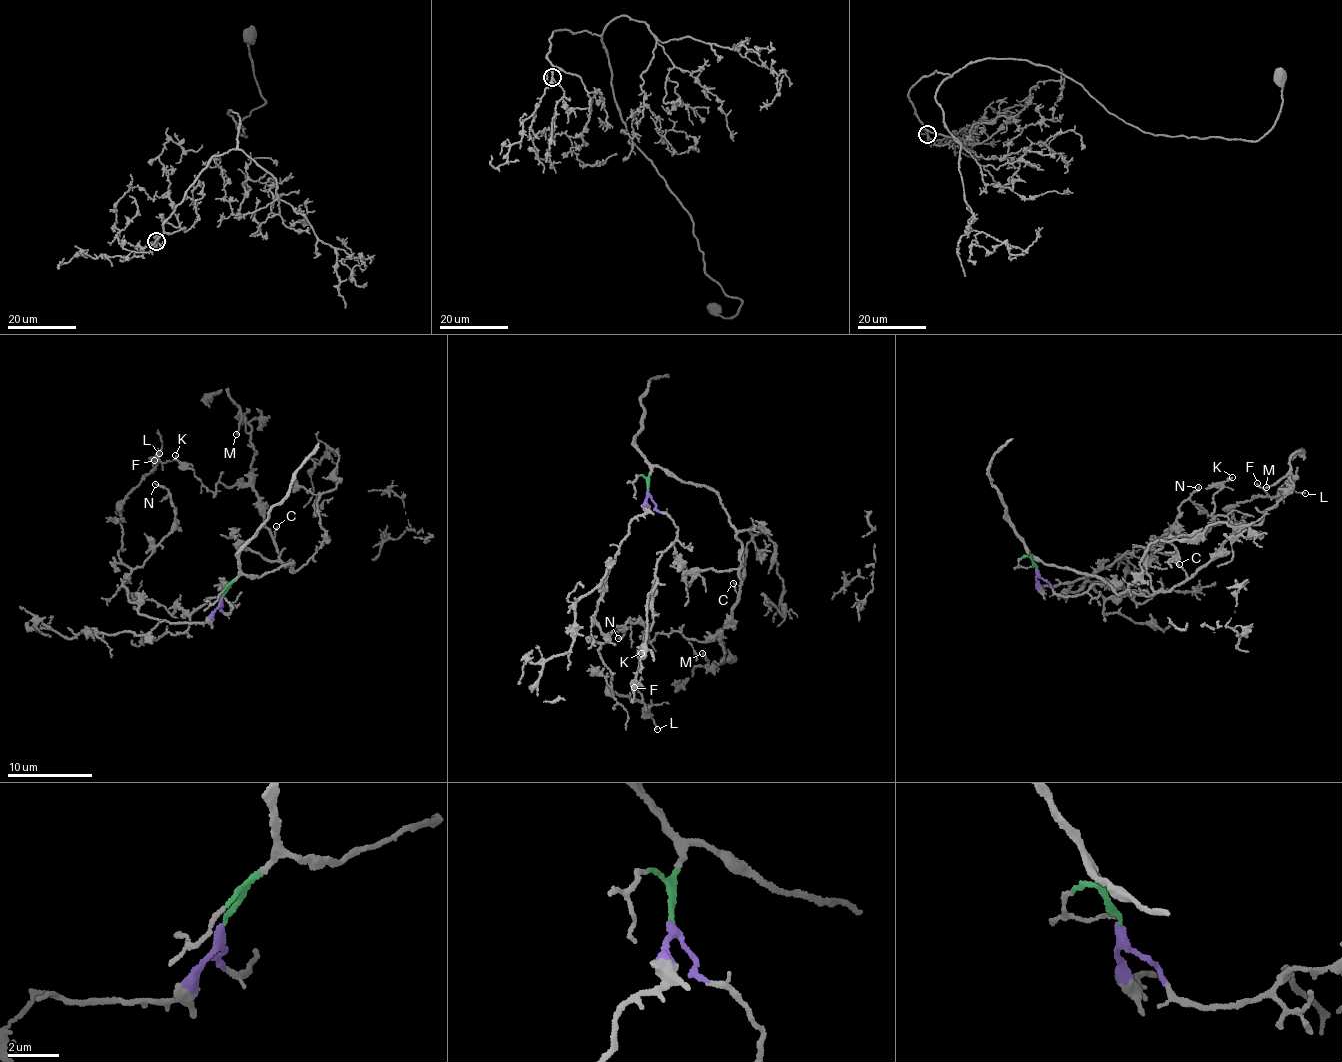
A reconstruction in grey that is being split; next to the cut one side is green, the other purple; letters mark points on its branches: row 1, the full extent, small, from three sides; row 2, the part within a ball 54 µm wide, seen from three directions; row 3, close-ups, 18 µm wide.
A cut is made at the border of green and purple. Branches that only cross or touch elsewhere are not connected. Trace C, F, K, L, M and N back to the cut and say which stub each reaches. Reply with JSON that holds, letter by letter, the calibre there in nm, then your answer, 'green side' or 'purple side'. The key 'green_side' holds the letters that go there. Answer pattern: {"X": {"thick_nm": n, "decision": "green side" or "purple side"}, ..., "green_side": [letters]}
{"C": {"thick_nm": 120, "decision": "green side"}, "F": {"thick_nm": 160, "decision": "purple side"}, "K": {"thick_nm": 200, "decision": "green side"}, "L": {"thick_nm": 110, "decision": "purple side"}, "M": {"thick_nm": 150, "decision": "green side"}, "N": {"thick_nm": 180, "decision": "purple side"}, "green_side": ["C", "K", "M"]}

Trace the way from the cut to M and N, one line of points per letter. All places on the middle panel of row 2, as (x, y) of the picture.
M: (648, 493), (653, 466), (705, 484), (740, 542), (738, 601), (720, 639), (722, 660), (702, 652)
N: (648, 493), (598, 603), (595, 616), (606, 634), (638, 621), (617, 638)

